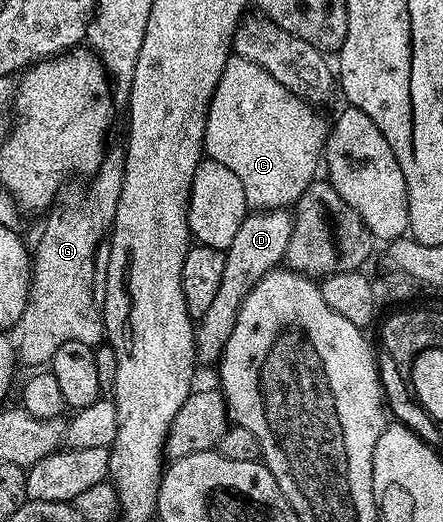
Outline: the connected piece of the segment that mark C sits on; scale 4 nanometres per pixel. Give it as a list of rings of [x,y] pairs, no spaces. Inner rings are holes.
[[[231,57],[227,61],[227,65],[223,69],[223,77],[219,77],[219,85],[215,89],[213,100],[207,113],[204,154],[210,159],[219,161],[219,165],[227,165],[227,169],[231,169],[231,173],[235,173],[235,177],[239,177],[239,182],[243,185],[246,208],[253,211],[275,211],[290,208],[293,204],[296,204],[297,198],[305,192],[307,185],[311,185],[314,179],[318,178],[319,168],[322,166],[325,153],[327,123],[324,123],[313,111],[316,110],[310,104],[303,102],[299,97],[295,97],[287,89],[283,89],[283,85],[279,85],[279,81],[275,81],[275,77],[271,77],[271,73],[262,69],[259,65],[236,57]]]

